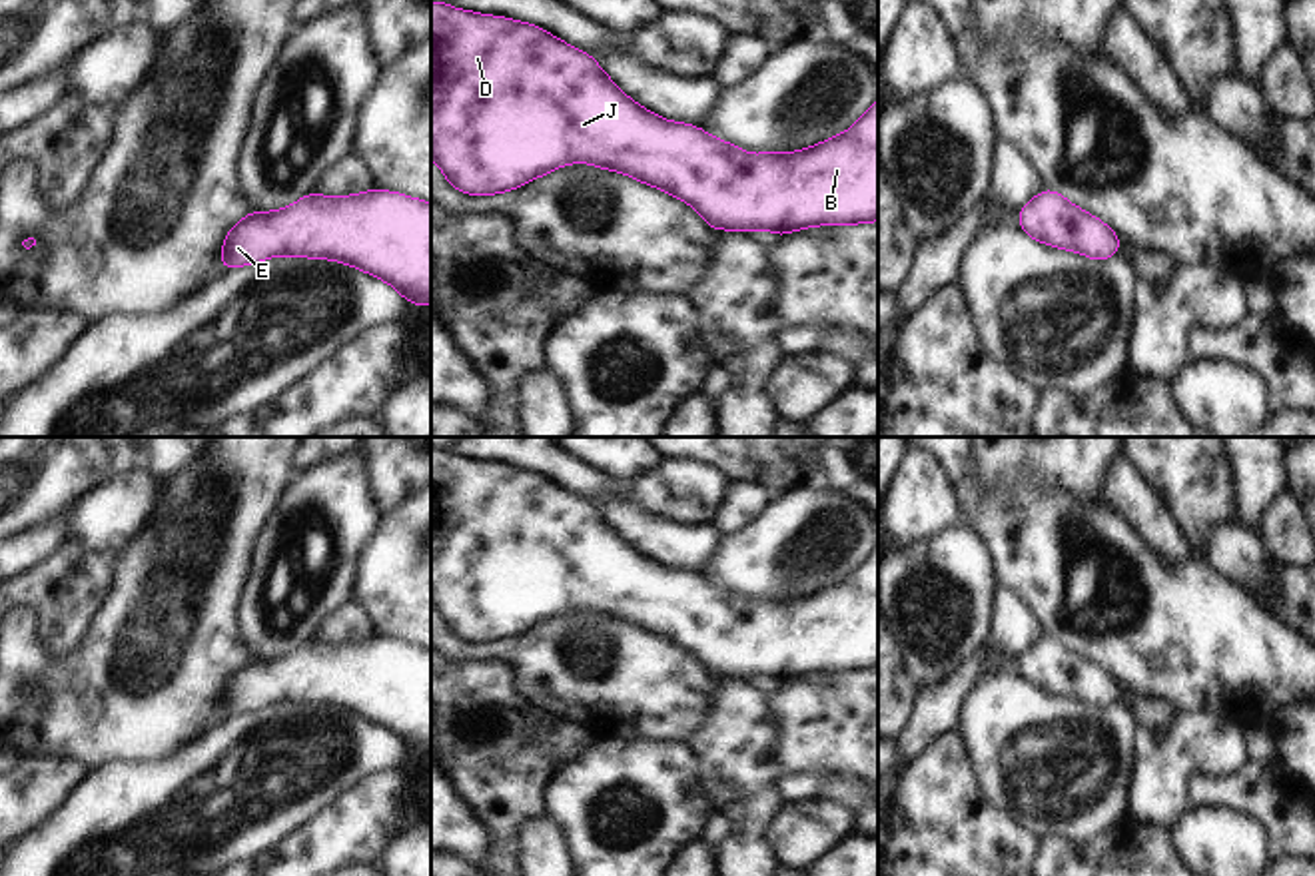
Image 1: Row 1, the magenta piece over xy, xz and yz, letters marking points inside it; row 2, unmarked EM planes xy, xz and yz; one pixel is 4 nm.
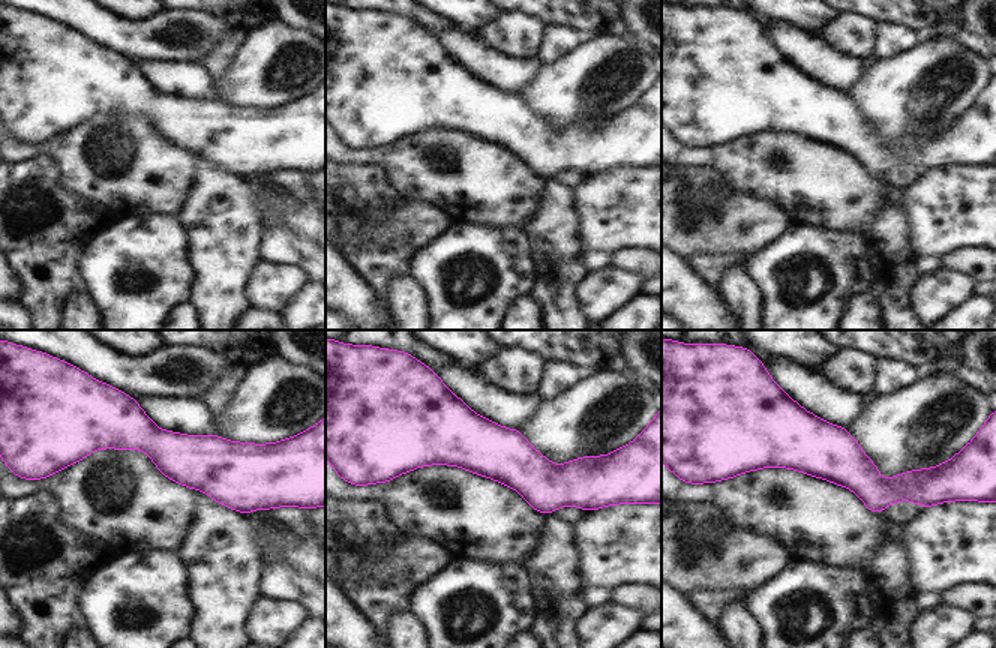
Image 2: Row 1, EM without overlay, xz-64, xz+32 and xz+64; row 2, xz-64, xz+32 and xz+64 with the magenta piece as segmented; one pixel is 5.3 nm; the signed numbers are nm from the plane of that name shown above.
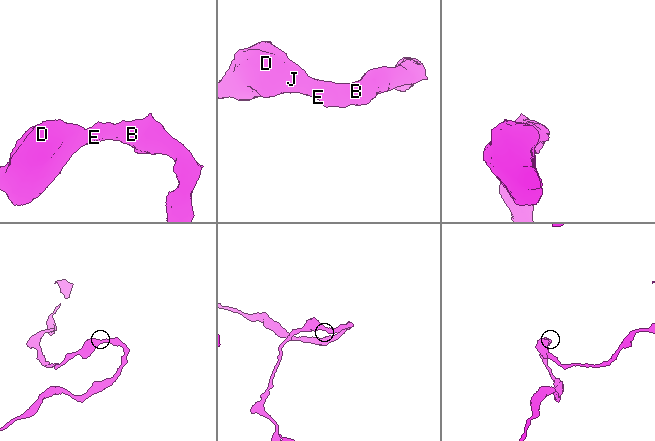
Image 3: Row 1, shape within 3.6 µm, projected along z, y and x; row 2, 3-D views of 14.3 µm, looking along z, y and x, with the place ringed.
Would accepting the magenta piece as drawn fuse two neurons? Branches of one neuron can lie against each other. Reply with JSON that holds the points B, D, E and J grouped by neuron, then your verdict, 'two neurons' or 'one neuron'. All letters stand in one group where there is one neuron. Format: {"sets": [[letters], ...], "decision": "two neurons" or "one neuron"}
{"sets": [["B", "D", "E", "J"]], "decision": "one neuron"}

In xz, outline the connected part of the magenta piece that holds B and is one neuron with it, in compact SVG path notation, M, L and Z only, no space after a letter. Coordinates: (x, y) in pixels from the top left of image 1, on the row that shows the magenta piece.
M431 2L431 158L471 196L517 190L567 164L593 164L688 202L718 229L770 229L878 221L878 98L846 132L790 154L744 154L682 122L639 106L581 52L539 26Z

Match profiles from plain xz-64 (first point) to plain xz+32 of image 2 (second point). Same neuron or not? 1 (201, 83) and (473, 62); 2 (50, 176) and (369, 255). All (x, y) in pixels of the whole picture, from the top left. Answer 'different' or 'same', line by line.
1: same
2: same

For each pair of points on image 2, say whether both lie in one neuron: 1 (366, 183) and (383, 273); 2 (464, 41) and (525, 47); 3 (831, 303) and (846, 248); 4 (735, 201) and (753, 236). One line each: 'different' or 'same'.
1: same
2: different
3: same
4: same

